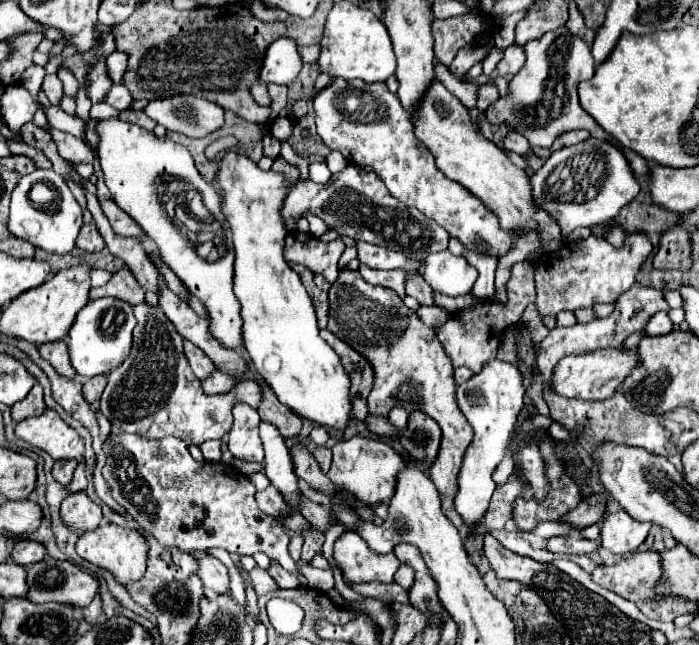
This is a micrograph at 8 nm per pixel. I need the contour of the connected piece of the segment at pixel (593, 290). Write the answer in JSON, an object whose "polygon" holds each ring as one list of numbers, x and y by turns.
{"polygon":[[644,234,626,236,626,246,616,250,604,238,586,238,580,242,566,242,556,252,542,254,536,262,536,308,540,318,556,316,562,310,578,310,592,304,616,302,634,282,642,262,652,252,652,244]]}

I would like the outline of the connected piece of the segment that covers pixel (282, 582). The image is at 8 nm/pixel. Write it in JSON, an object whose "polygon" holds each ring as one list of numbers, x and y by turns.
{"polygon":[[272,562,268,574,276,580,278,588,302,588,308,584,308,580,304,578,302,572,286,572,282,566,278,566,276,562]]}

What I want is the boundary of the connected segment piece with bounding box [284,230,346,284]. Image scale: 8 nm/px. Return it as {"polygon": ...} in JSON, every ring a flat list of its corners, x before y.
{"polygon":[[288,232,284,238,284,256,288,262,298,262,310,268,314,274,322,274,330,284,338,278,338,260,344,252,344,242,340,238,332,242,322,242,312,234]]}

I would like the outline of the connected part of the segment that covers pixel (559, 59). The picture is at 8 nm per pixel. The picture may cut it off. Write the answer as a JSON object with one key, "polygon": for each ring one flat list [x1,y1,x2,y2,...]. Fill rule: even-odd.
{"polygon":[[560,26,552,32,546,32,542,38,528,42,524,46,526,52,526,64,520,68,516,76,512,76,508,84,508,94,500,96,496,102,492,102,486,110,490,124,506,124,508,130,522,134,528,138,530,146,542,146,550,148,554,140,570,130,588,130,592,138,610,142,622,150,626,160,630,162,630,168,636,176,648,174,648,162,644,158,638,158,632,150,626,150,618,140,604,134,604,130,590,118,586,110,582,110,578,102,576,88,582,80,590,80,596,72,594,58,590,54,590,48,584,40,574,36,566,26]]}

